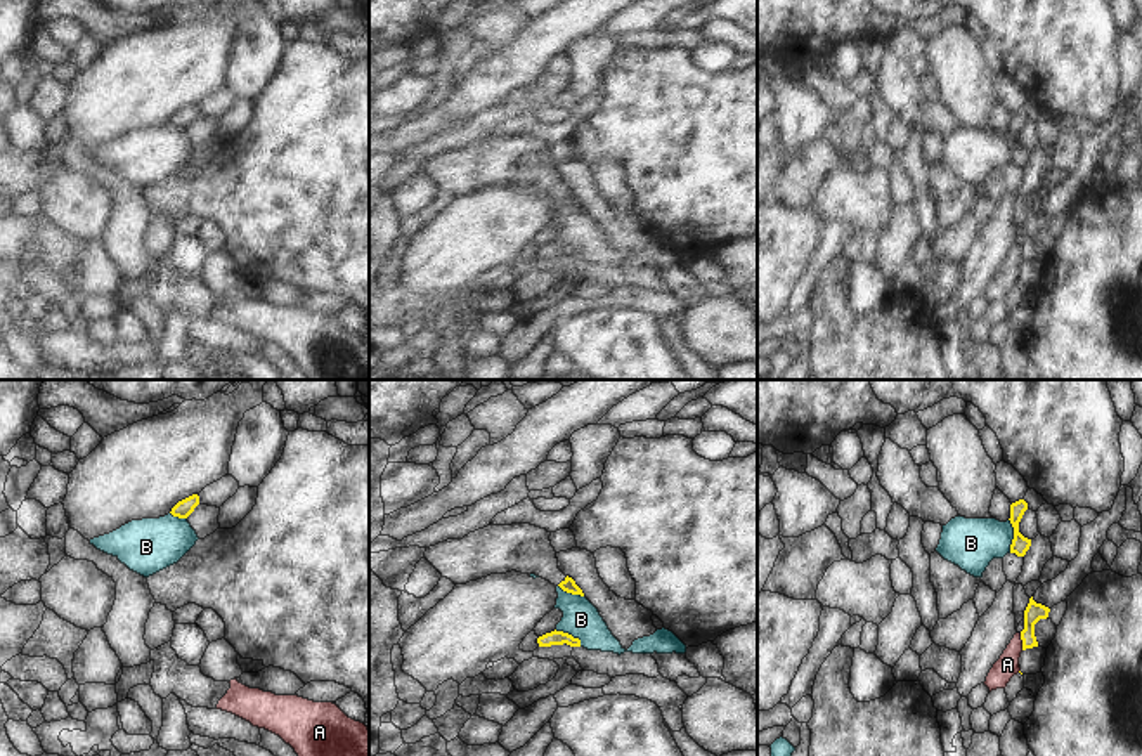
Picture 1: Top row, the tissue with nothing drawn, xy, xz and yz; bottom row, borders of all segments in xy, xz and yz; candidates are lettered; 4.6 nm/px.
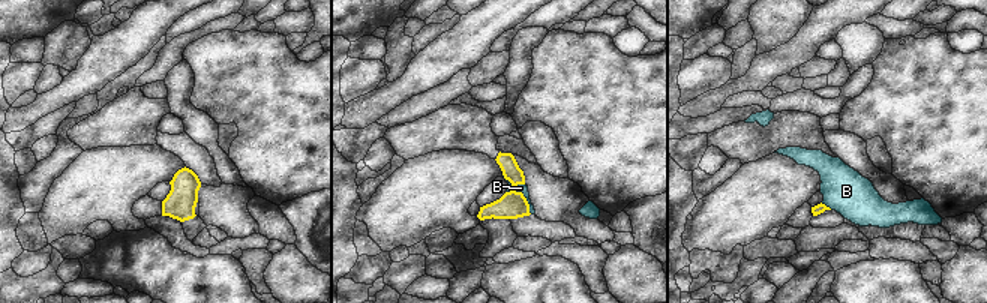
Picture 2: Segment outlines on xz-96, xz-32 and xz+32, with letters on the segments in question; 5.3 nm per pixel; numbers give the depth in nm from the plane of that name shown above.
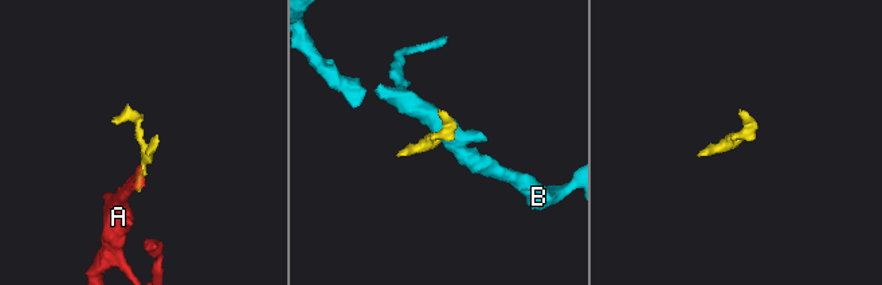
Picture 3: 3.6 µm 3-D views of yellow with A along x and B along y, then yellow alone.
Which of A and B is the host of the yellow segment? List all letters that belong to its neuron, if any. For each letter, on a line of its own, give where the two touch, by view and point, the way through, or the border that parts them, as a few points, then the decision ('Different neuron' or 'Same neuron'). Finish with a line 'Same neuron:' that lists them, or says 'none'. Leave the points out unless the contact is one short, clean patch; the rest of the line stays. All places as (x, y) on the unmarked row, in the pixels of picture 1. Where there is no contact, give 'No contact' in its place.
A: Touches yellow at yz (1023, 254). Boundary: yz (1019, 245), (1023, 260). Different neuron
B: Touches yellow at yz (1014, 148). Boundary: yz (1009, 130), (1012, 139), (1011, 163). Different neuron
Same neuron: none

